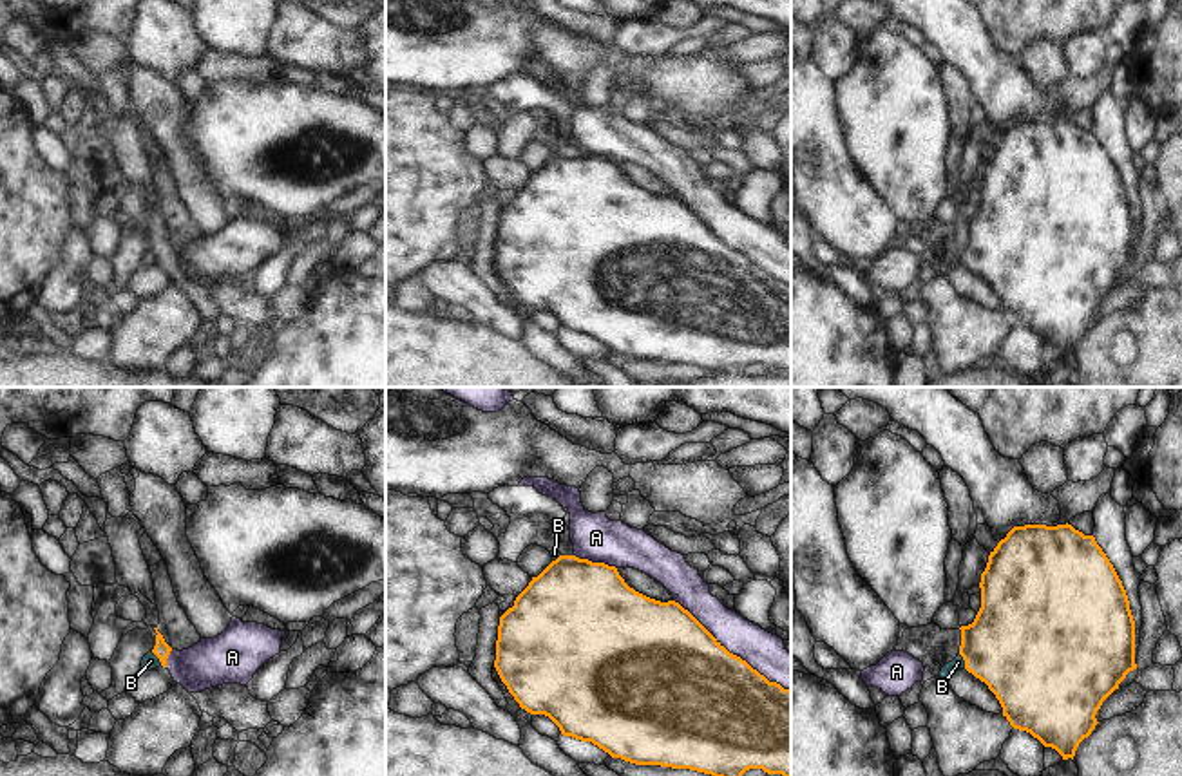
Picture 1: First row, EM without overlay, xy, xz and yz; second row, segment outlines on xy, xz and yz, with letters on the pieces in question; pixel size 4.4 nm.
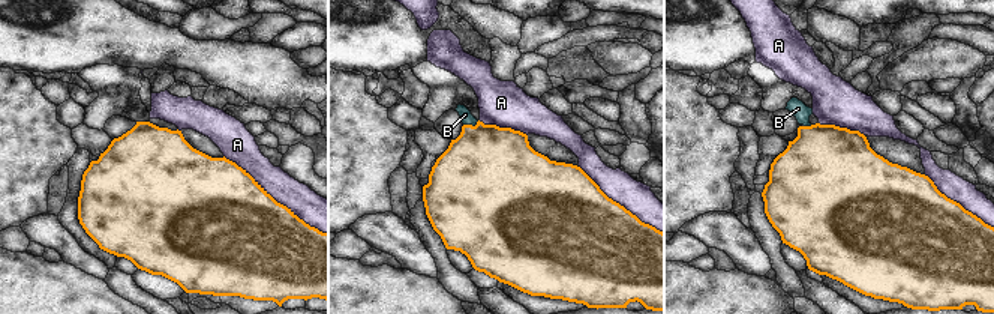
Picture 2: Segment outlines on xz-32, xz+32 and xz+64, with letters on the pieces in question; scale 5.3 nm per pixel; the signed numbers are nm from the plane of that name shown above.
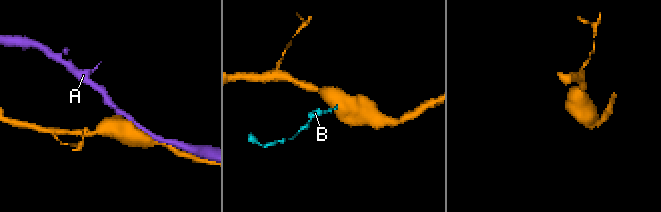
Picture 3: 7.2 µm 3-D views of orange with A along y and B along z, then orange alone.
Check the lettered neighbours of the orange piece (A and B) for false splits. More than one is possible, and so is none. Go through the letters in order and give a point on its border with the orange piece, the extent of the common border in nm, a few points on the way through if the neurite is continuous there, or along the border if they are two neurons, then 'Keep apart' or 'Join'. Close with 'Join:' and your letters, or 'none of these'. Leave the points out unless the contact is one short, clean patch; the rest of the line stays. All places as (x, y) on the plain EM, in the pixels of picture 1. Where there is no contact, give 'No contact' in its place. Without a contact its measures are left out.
A: Touches orange at xz (732, 248). Shared border 650 nm. Keep apart
B: Touches orange at yz (963, 254). Shared border 80 nm. Path across: yz (1018, 239), (1003, 239), (963, 254), (958, 257). Join
Join: B

